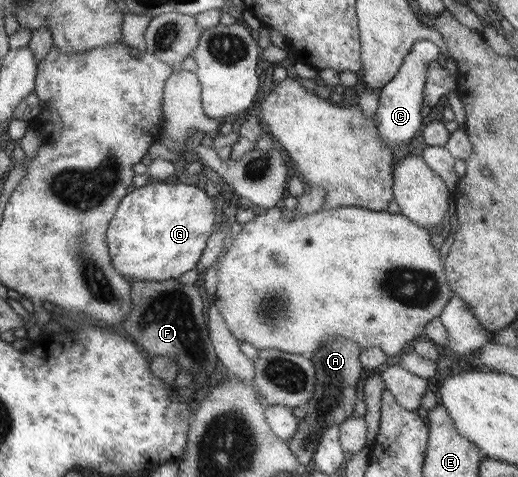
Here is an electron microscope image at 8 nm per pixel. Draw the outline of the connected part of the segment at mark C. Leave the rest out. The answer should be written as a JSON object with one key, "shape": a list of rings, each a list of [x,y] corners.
{"shape":[[[418,40],[410,48],[404,58],[398,73],[384,84],[381,89],[377,110],[378,133],[380,141],[392,149],[392,153],[401,156],[405,153],[408,141],[412,141],[416,132],[422,128],[422,106],[424,101],[424,88],[427,80],[429,65],[440,57],[440,48],[430,40]]]}

